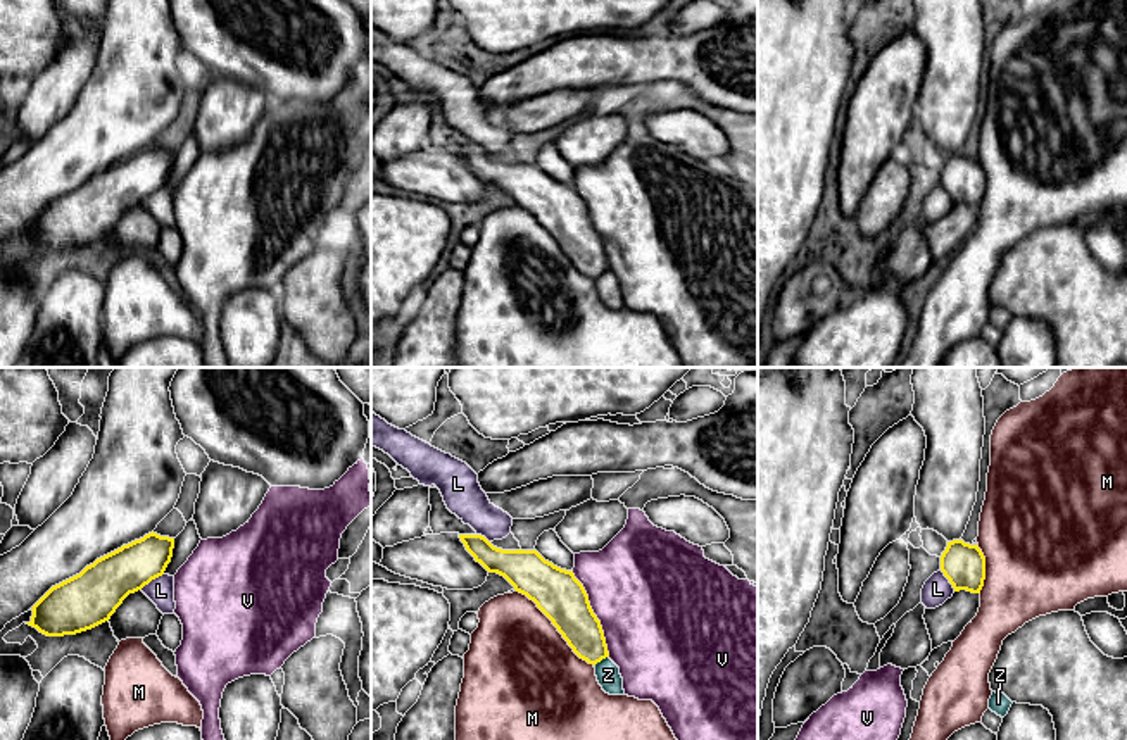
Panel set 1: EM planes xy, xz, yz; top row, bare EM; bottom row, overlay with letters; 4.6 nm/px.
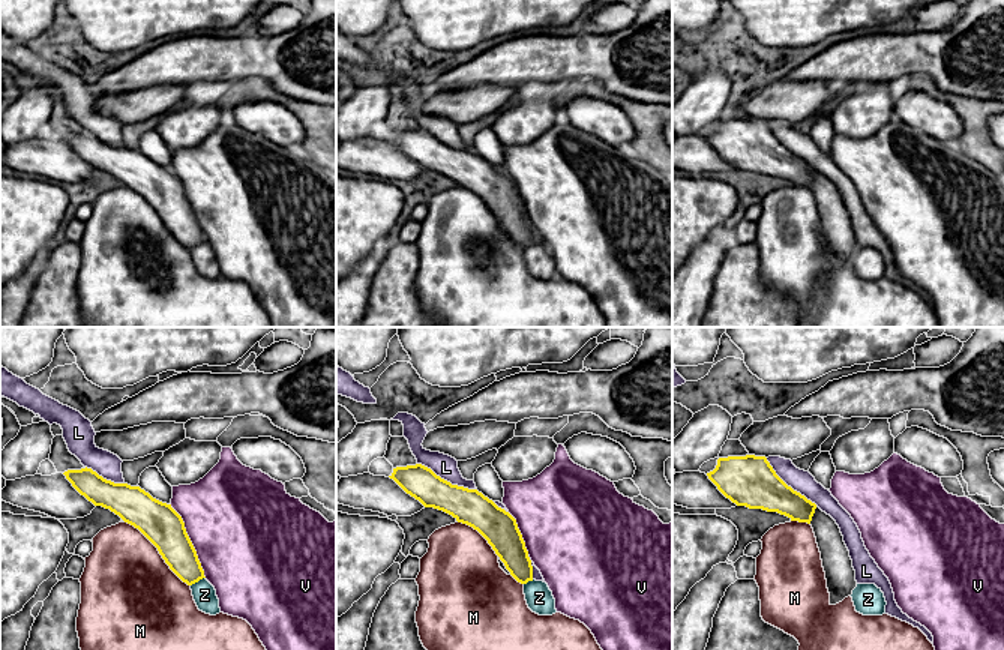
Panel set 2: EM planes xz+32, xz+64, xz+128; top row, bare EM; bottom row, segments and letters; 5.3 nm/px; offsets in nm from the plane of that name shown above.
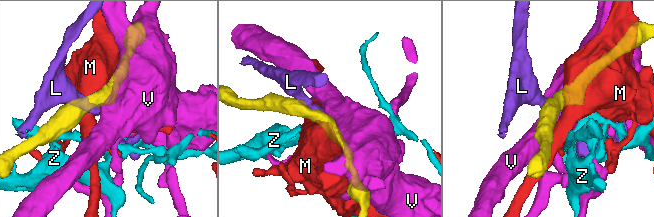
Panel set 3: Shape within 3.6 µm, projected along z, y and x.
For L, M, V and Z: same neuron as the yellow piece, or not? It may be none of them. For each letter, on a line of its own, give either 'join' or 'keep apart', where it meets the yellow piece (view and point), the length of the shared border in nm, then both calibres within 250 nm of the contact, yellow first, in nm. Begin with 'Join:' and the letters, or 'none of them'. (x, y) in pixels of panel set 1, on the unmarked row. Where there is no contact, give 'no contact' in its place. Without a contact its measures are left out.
Join: none of them
L: keep apart | xy (151, 194) | 130 nm | 240/130 nm
M: keep apart | xz (556, 240) | 500 nm | 220/480 nm
V: keep apart | xz (594, 228) | 440 nm | 220/480 nm
Z: keep apart | xz (601, 273) | 90 nm | 190/110 nm

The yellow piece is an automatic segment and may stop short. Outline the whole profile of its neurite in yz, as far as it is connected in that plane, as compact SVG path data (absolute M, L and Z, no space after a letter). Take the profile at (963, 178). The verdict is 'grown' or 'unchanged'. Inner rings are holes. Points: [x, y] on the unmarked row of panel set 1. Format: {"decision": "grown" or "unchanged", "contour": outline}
{"decision": "unchanged", "contour": "M953 154L941 169L941 185L954 205L980 207L985 193L985 171L979 159Z"}

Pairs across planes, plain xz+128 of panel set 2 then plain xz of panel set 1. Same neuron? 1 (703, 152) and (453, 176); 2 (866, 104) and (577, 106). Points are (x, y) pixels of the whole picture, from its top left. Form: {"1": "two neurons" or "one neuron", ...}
{"1": "one neuron", "2": "two neurons"}

